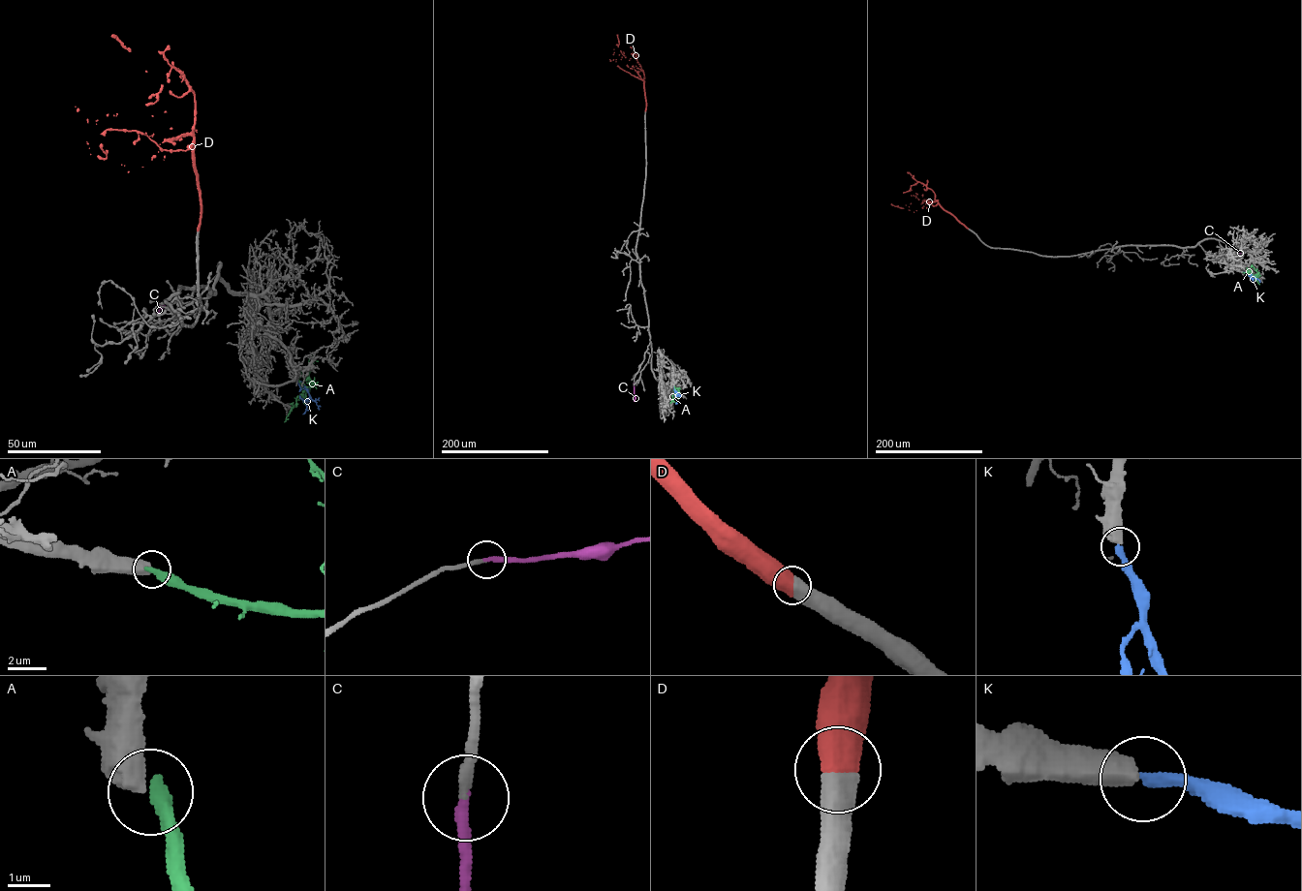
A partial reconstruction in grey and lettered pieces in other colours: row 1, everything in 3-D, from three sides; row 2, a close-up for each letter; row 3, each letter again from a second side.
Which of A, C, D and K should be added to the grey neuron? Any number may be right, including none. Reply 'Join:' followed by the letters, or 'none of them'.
Join: C, D, K

